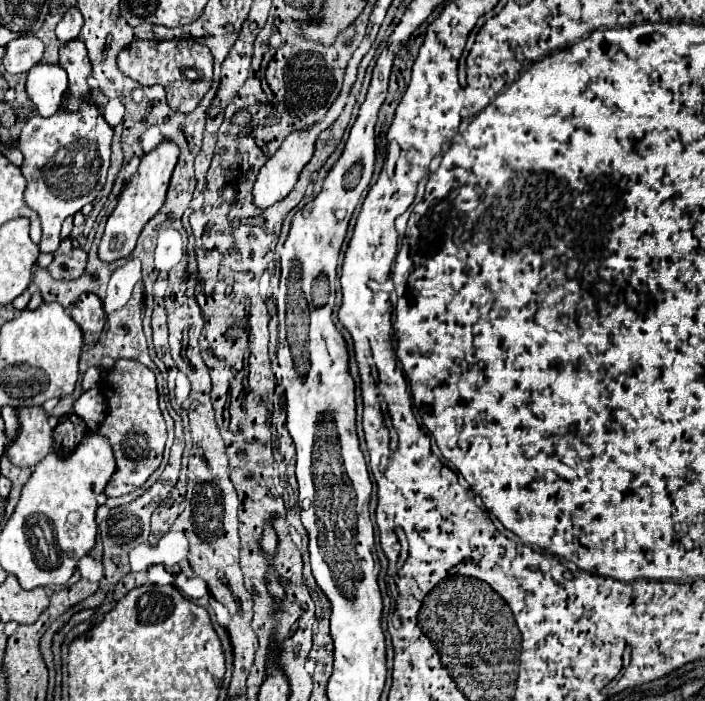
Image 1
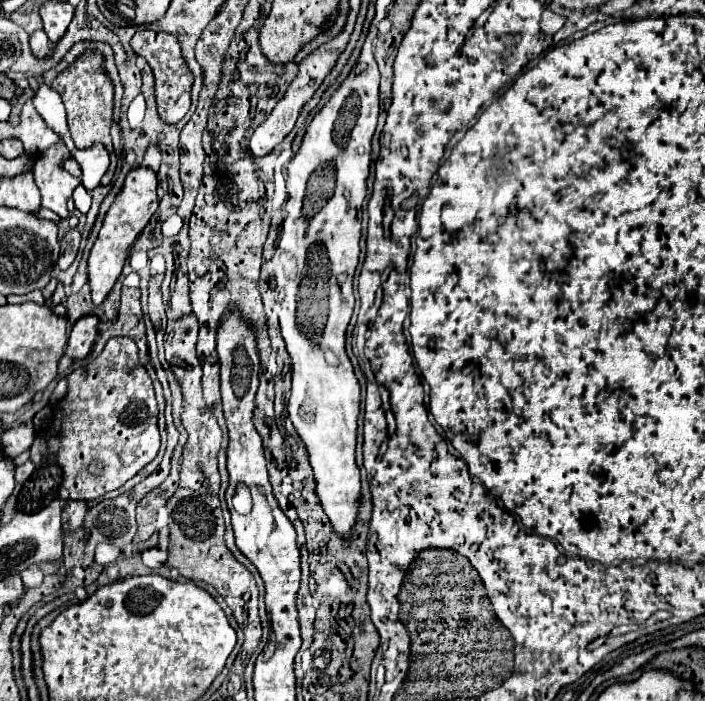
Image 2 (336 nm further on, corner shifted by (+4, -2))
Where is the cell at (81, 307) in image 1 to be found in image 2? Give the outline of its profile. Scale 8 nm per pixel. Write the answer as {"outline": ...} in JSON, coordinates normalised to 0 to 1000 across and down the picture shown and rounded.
{"outline":[[[125,448],[125,451],[116,451],[105,465],[102,465],[102,474],[99,474],[99,482],[96,482],[96,496],[94,496],[94,508],[111,514],[111,511],[122,511],[130,491],[133,491],[133,482],[139,476],[139,454],[133,448]]]}

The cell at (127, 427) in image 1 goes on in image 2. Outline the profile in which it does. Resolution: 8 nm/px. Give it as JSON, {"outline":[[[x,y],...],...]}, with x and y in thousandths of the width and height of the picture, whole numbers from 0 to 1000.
{"outline":[[[179,479],[153,485],[139,511],[116,525],[102,528],[94,539],[96,562],[79,579],[77,602],[68,622],[68,653],[79,656],[88,665],[88,690],[96,696],[102,713],[133,713],[148,708],[150,702],[167,699],[176,688],[182,688],[221,653],[227,642],[227,616],[218,551],[207,525],[196,514],[196,496],[190,485]]]}

